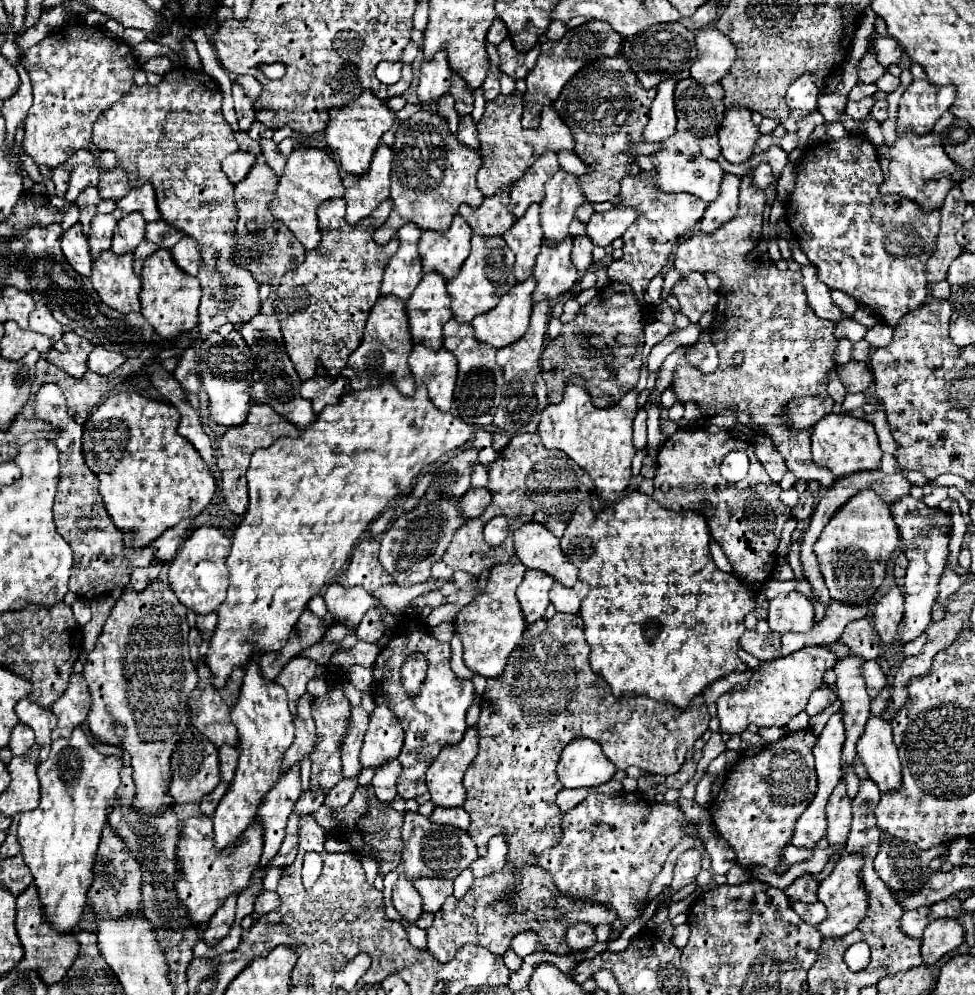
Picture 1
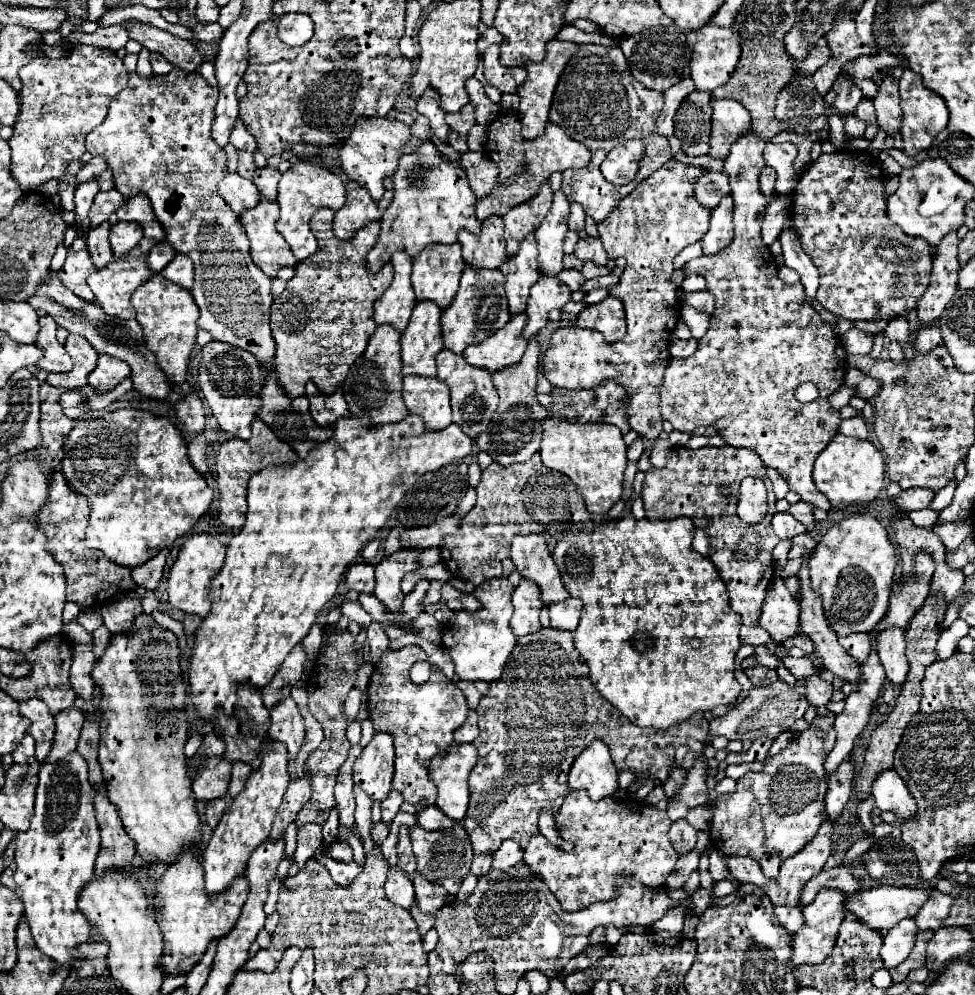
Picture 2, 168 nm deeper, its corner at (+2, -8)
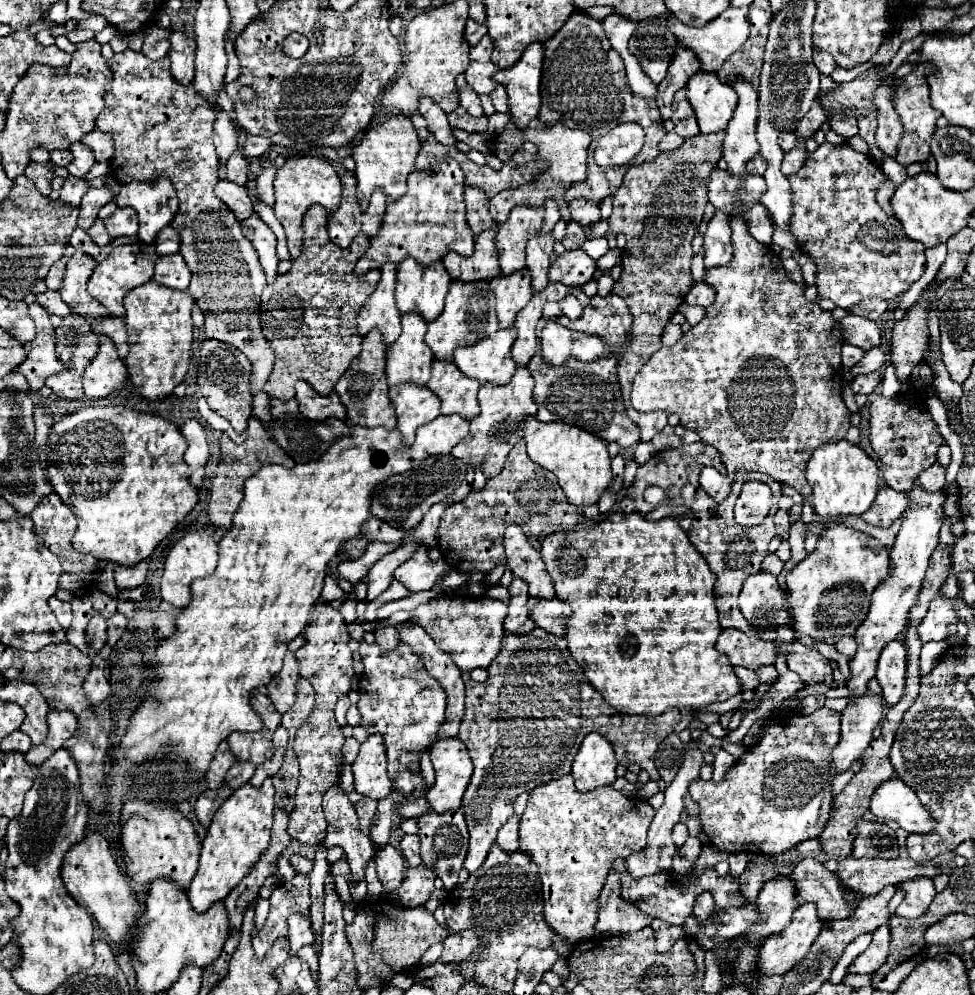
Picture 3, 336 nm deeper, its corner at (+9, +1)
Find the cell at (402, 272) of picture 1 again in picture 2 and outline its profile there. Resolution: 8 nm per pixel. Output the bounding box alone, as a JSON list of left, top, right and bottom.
[374,253,416,333]

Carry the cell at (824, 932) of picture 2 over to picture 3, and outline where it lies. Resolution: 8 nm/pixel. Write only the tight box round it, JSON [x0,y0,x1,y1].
[759,904,823,976]

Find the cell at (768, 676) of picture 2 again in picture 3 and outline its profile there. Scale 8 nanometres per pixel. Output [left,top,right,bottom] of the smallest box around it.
[735,666,759,692]

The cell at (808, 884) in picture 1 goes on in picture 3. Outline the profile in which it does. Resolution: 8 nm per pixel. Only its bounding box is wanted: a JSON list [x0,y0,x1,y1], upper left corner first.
[837,828,941,896]

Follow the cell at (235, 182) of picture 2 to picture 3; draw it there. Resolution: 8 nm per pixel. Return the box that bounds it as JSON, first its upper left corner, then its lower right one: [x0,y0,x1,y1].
[215,180,253,220]

